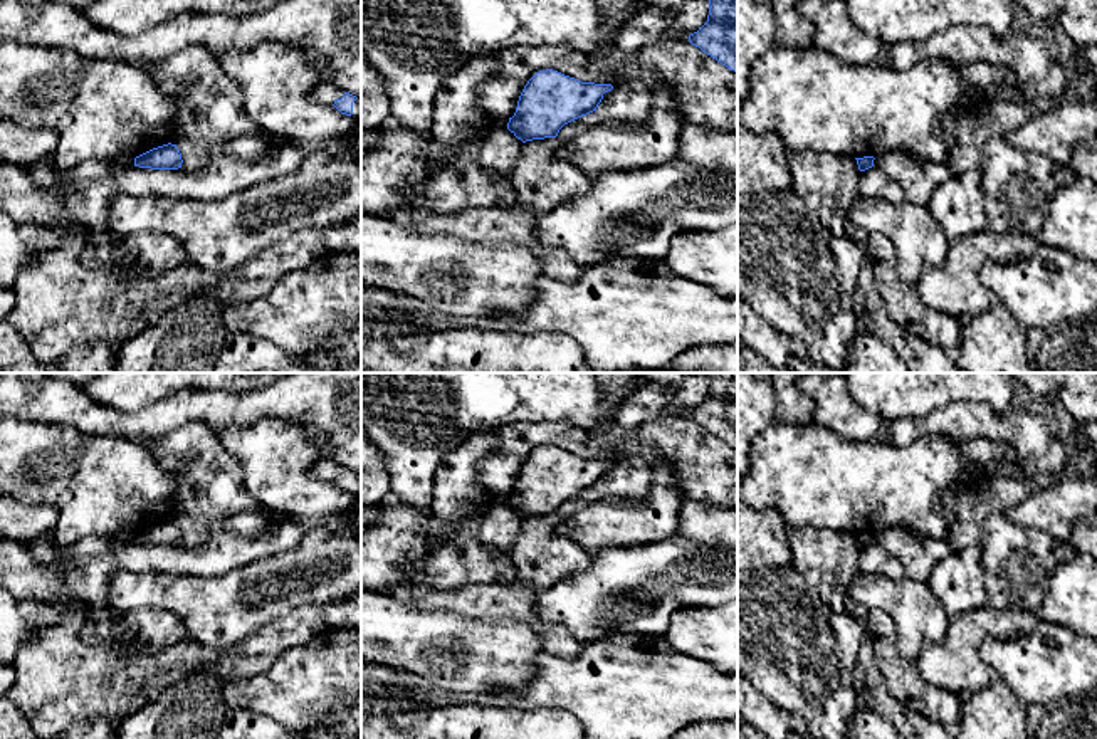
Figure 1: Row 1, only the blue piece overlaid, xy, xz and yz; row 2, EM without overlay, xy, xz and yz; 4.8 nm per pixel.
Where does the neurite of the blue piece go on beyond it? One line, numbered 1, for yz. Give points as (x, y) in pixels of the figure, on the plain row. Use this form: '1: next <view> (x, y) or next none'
1: next none

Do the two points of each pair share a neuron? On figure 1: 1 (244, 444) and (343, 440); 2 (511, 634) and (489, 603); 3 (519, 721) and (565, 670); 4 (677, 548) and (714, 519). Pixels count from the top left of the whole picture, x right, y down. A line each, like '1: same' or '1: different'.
1: different
2: different
3: different
4: different

